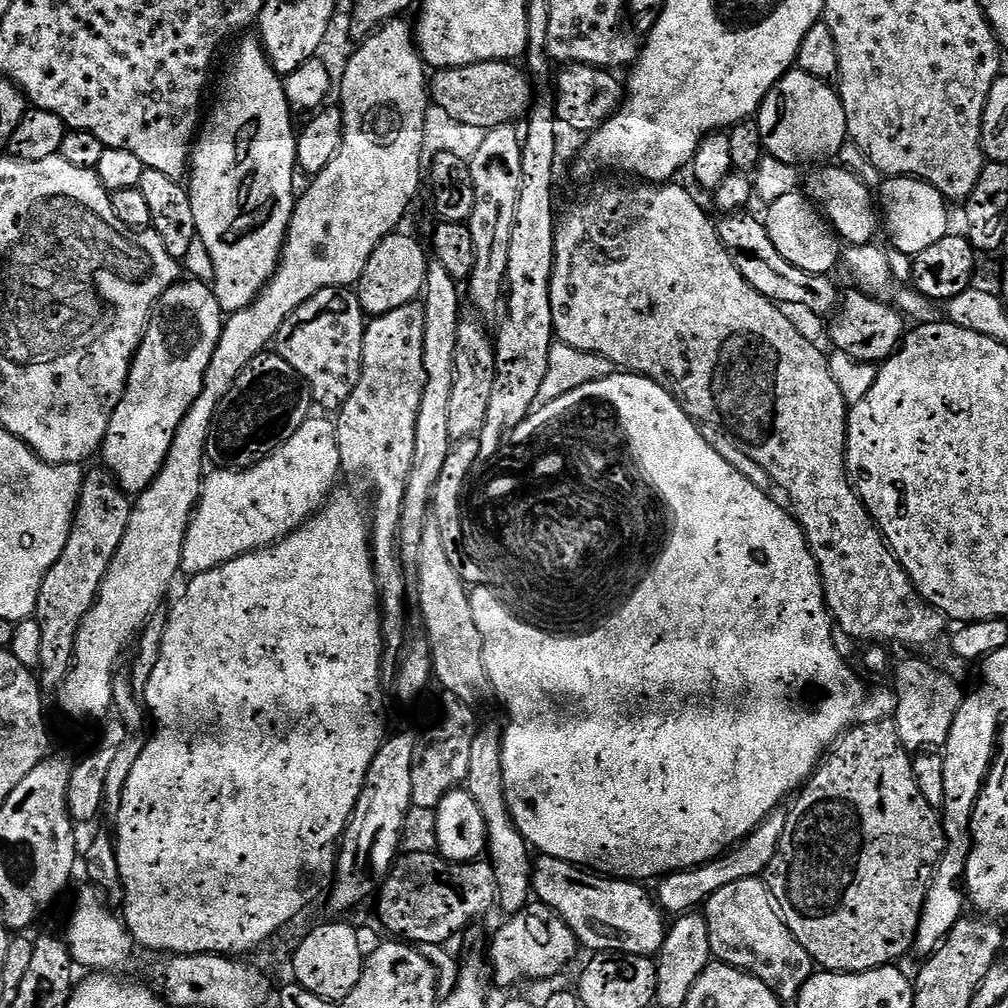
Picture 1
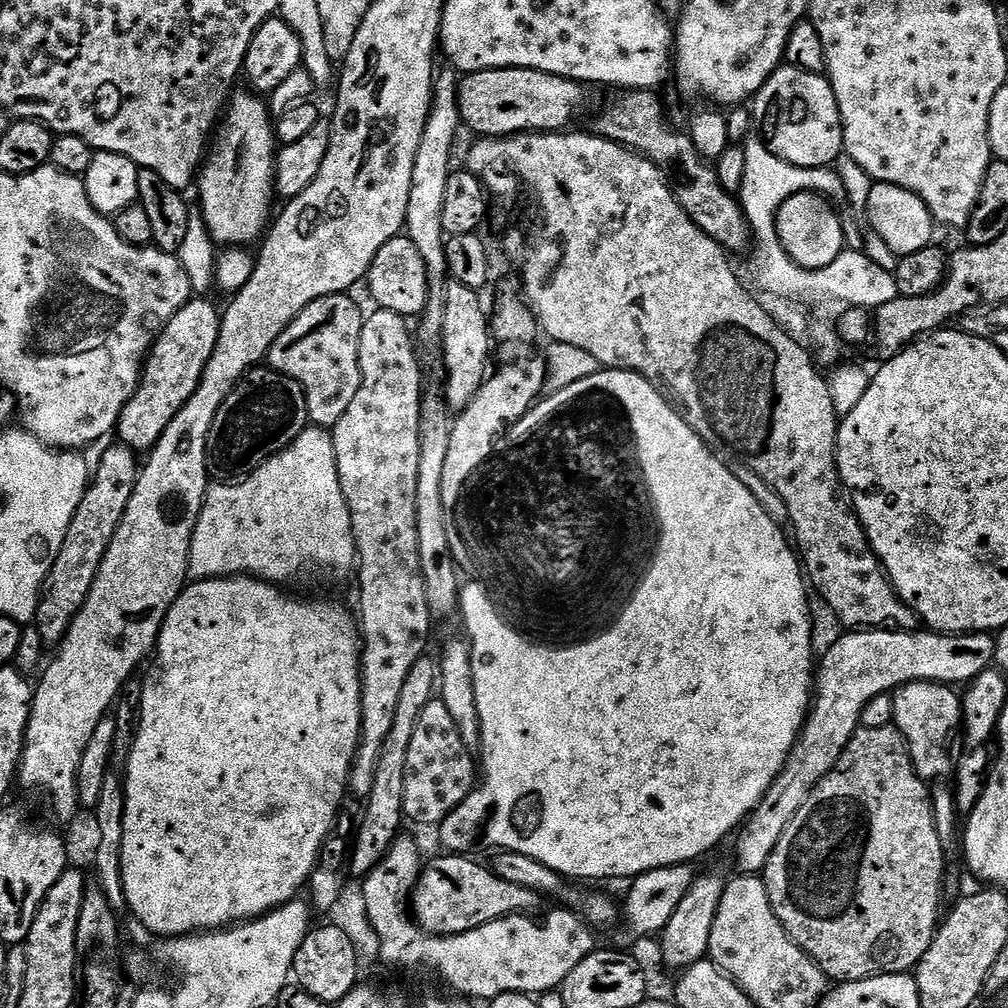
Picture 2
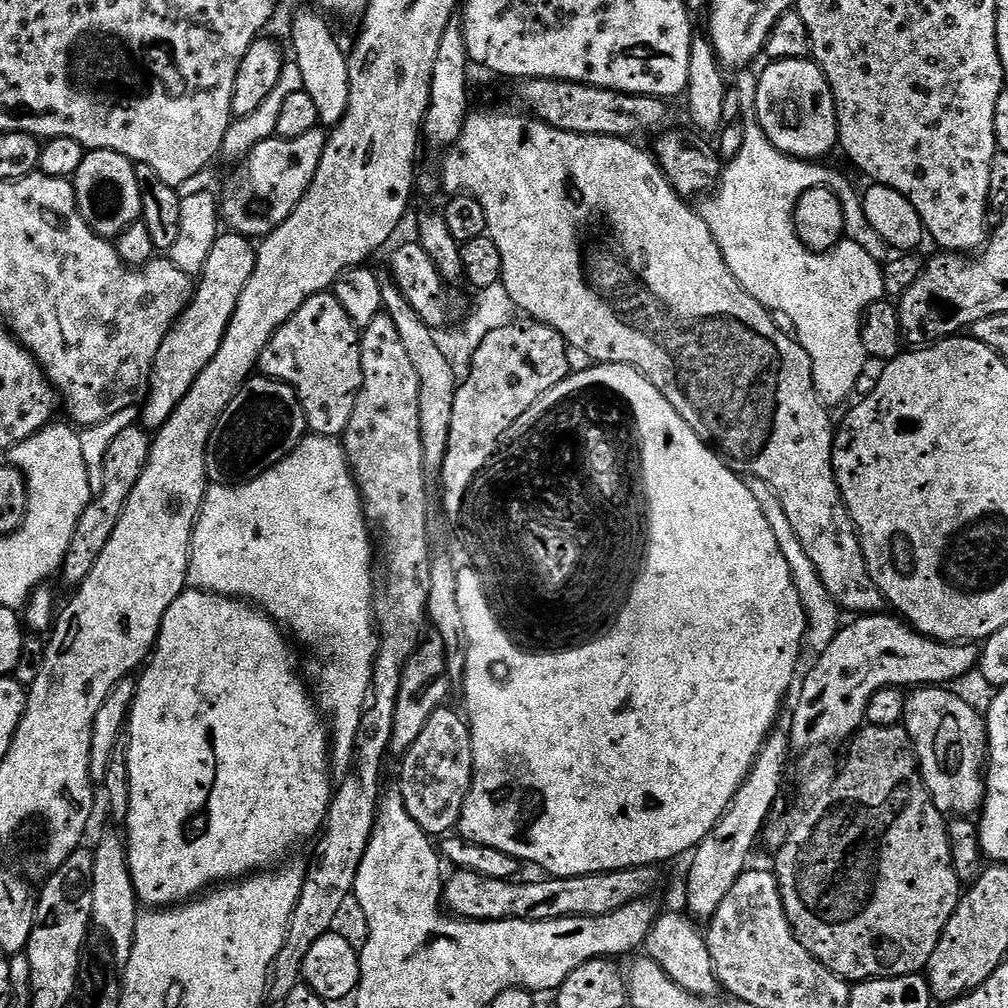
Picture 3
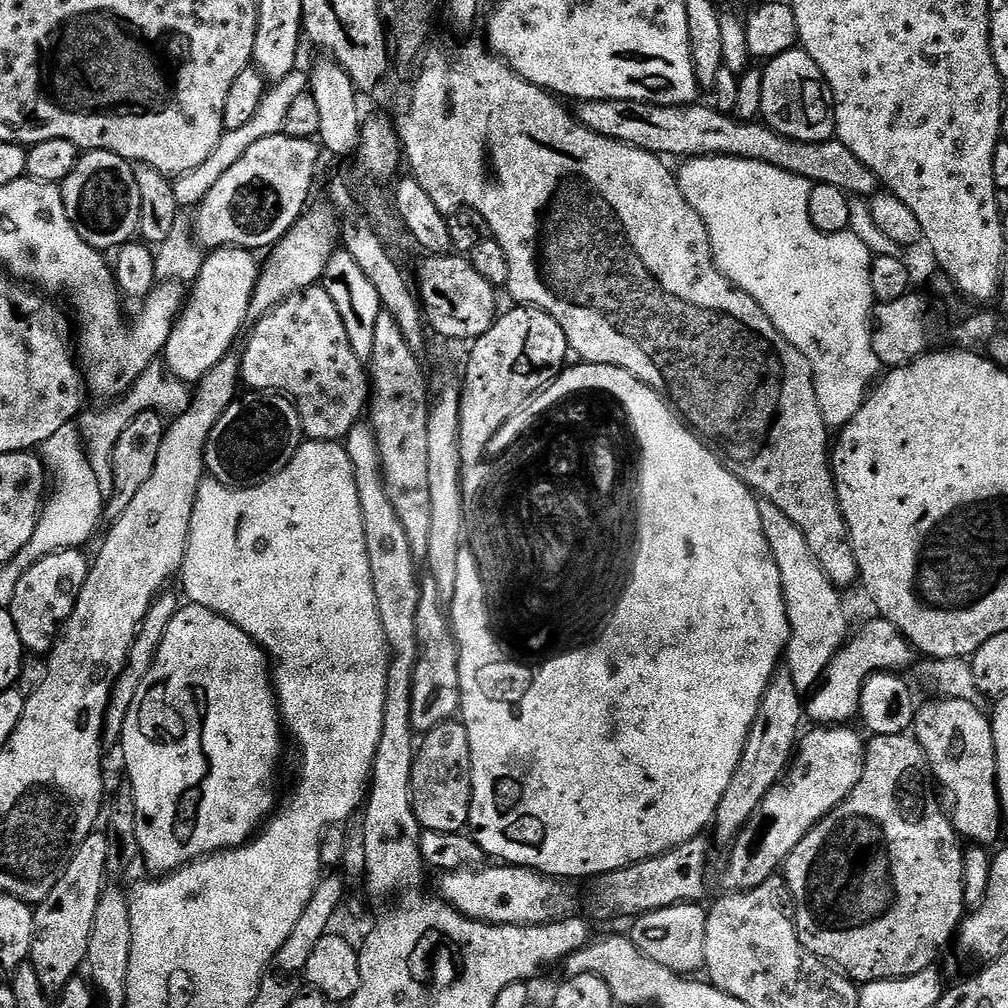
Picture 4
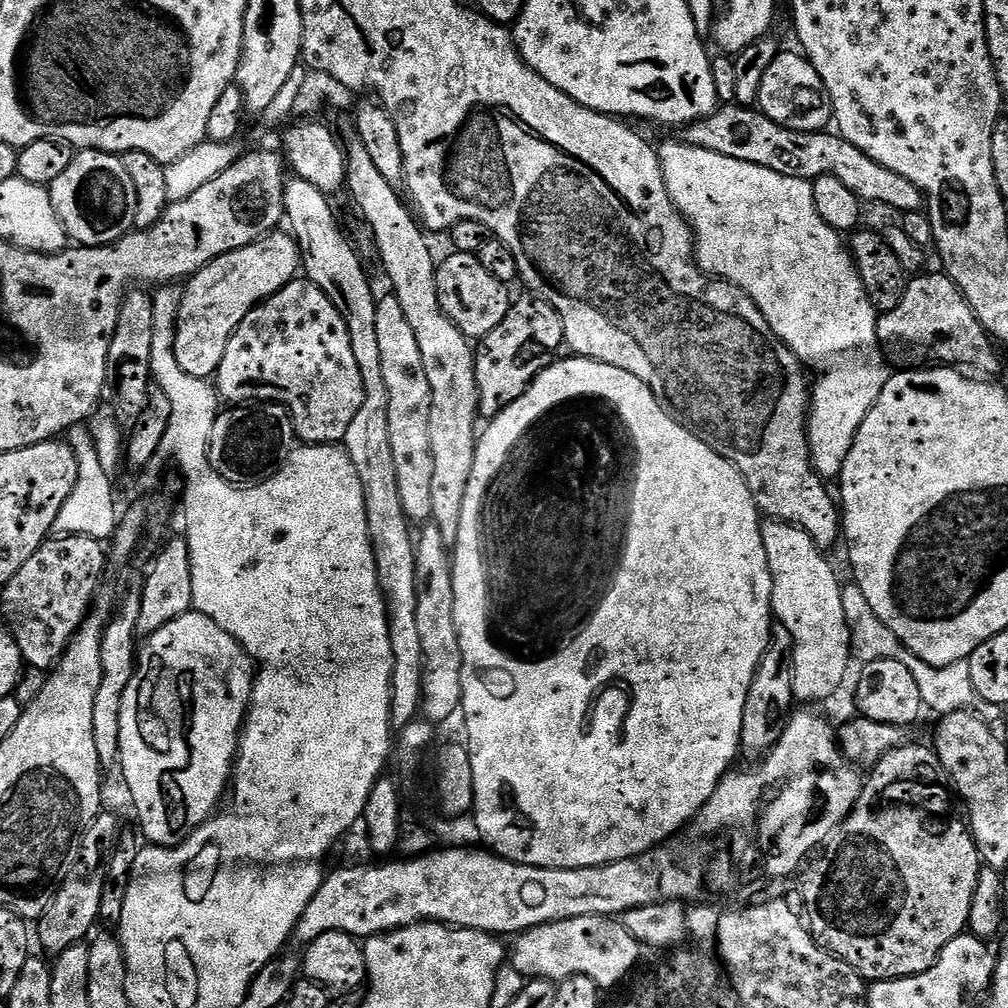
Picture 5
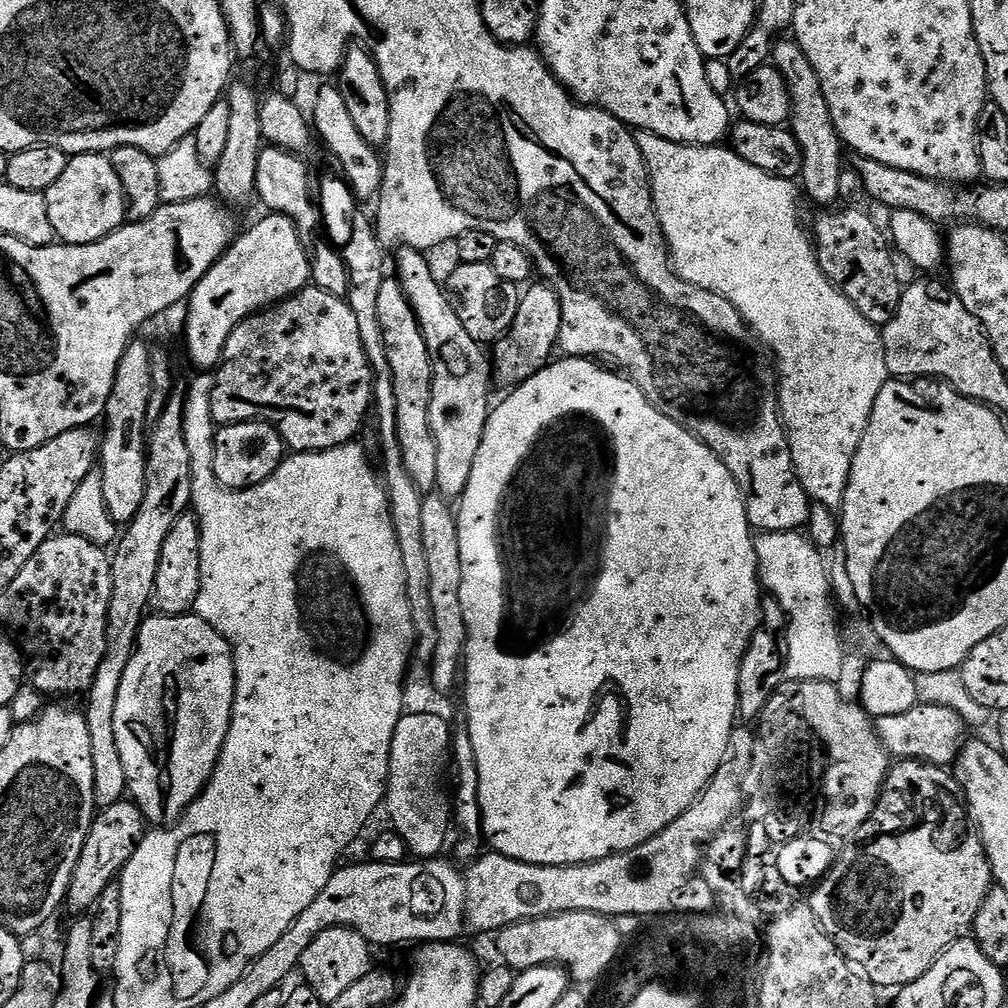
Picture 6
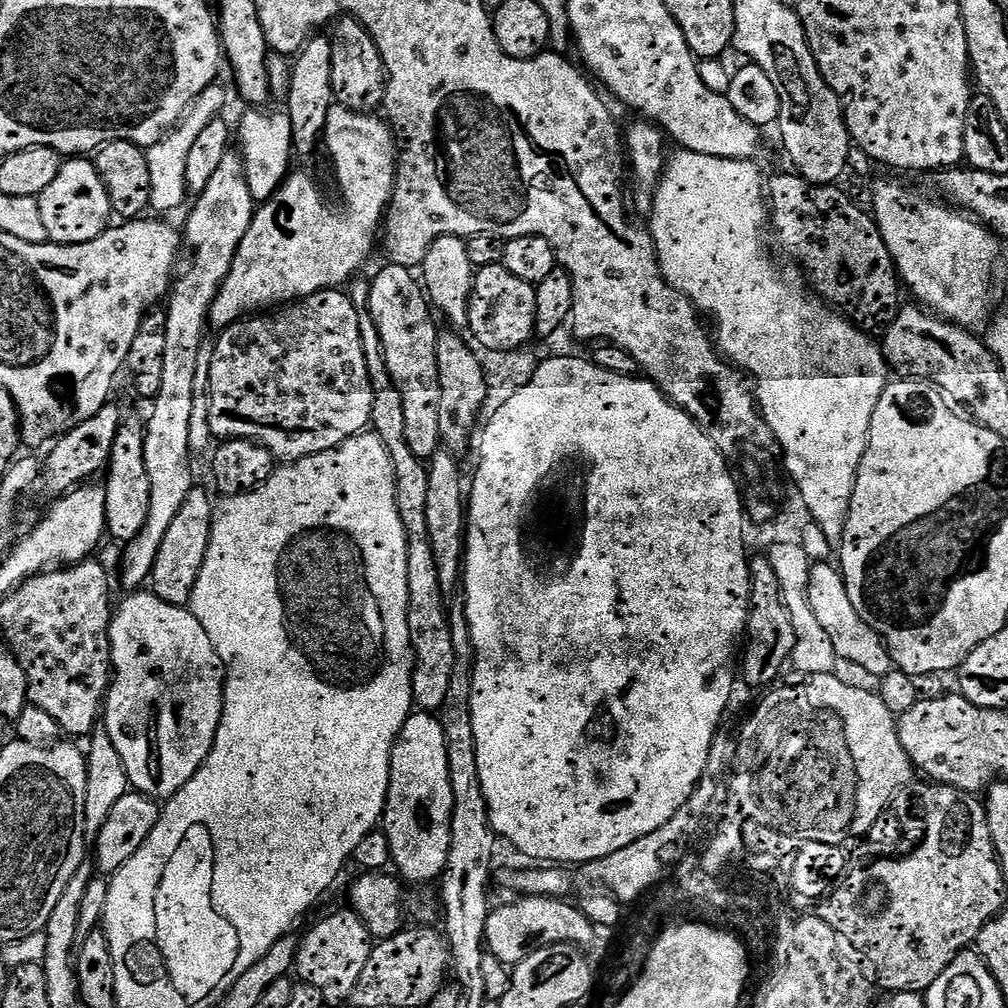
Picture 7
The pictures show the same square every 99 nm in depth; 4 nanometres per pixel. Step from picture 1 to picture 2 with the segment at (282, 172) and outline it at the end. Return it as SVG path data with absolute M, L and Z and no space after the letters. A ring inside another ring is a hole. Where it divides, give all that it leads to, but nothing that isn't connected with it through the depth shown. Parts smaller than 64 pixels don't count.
M239 92L231 97L219 129L220 137L218 132L216 145L214 140L207 149L198 173L198 212L203 216L212 239L220 246L255 245L265 235L273 215L272 196L274 197L276 183L278 151L276 136L272 133L273 117L269 105L265 101L263 104L259 95Z

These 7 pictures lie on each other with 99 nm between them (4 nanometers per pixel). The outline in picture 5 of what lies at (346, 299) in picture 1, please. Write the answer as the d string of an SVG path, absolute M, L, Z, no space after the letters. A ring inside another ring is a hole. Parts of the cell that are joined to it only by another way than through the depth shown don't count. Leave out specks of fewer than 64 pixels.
M297 278L289 282L284 289L268 300L262 300L256 307L242 318L240 325L234 330L230 342L226 346L226 354L222 354L222 362L218 366L214 377L214 384L219 391L221 401L232 406L248 406L253 402L271 402L273 404L283 404L292 416L292 423L296 425L296 435L305 445L310 444L334 444L339 445L346 438L346 430L350 427L350 421L358 415L358 410L362 406L364 397L364 387L362 386L362 370L358 366L357 359L354 358L354 349L350 346L350 330L334 302L326 298L324 291L307 278Z

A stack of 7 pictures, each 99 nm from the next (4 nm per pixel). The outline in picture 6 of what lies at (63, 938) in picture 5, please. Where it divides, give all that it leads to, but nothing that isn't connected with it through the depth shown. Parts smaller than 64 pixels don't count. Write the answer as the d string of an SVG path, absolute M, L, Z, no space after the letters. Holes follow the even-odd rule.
M125 798L108 808L99 809L92 821L92 828L88 831L86 846L82 848L82 854L78 858L78 866L74 868L74 874L70 878L67 907L72 907L76 914L95 909L102 898L102 890L106 890L106 886L110 886L124 871L126 862L130 862L136 845L145 835L144 811L131 799Z

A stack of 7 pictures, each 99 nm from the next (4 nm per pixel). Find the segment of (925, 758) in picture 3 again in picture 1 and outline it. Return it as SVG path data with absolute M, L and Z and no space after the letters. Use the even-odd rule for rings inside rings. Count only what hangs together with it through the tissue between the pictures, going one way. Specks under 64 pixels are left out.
M904 660L896 668L894 687L894 723L900 741L909 753L943 749L948 740L950 726L954 726L956 711L960 709L962 692L948 676L931 668L924 660Z

